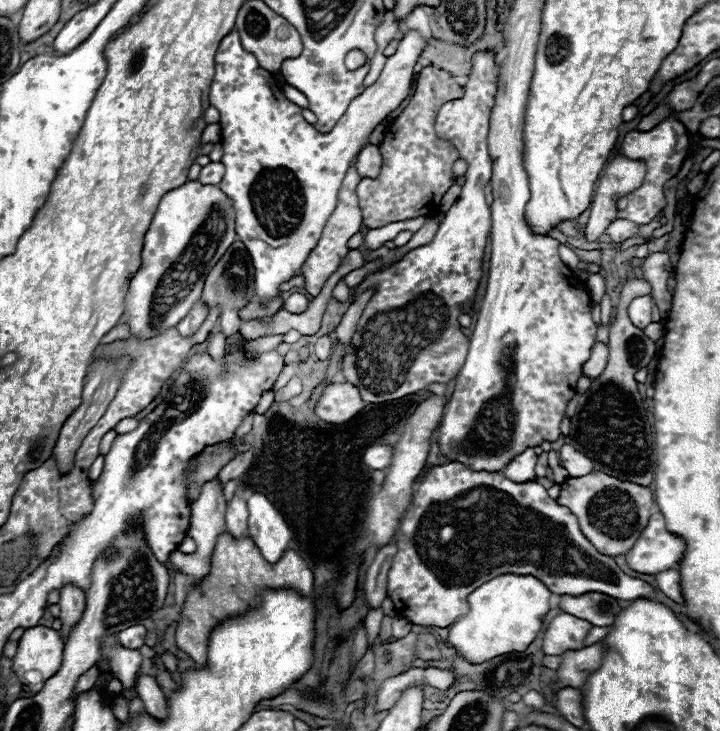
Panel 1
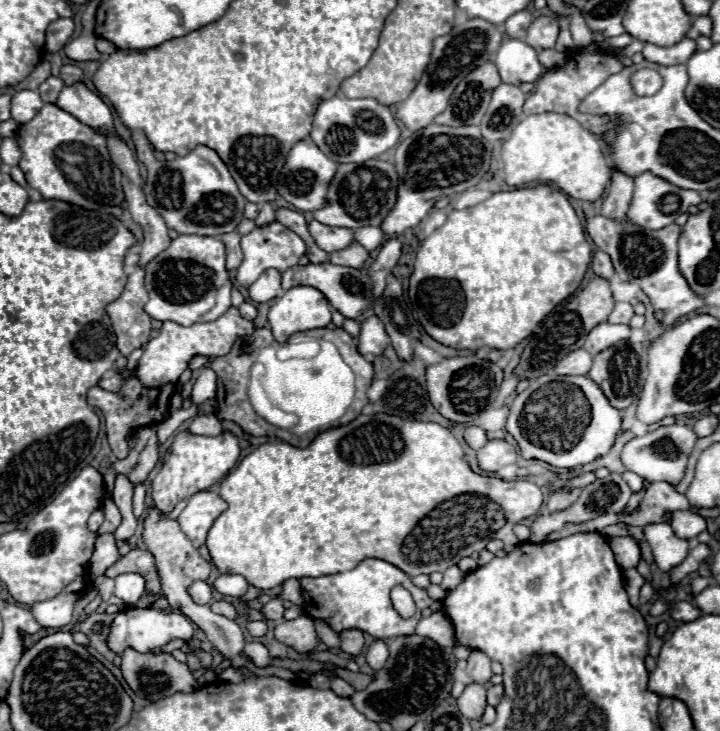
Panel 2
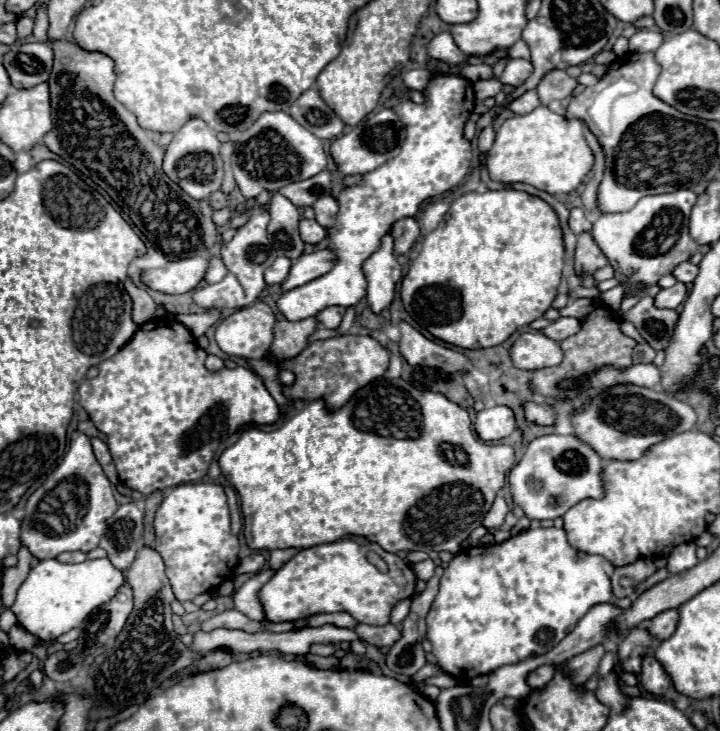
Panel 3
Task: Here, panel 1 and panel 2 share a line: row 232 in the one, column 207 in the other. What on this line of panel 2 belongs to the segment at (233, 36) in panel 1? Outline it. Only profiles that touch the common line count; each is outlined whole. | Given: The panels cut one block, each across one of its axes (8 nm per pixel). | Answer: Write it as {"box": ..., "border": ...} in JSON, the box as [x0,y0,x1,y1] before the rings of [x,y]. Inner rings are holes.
{"box":[144,236,232,326],"border":[[[178,236],[146,268],[148,302],[144,310],[156,320],[172,320],[182,326],[210,322],[230,308],[232,282],[224,266],[224,244],[216,236]]]}

